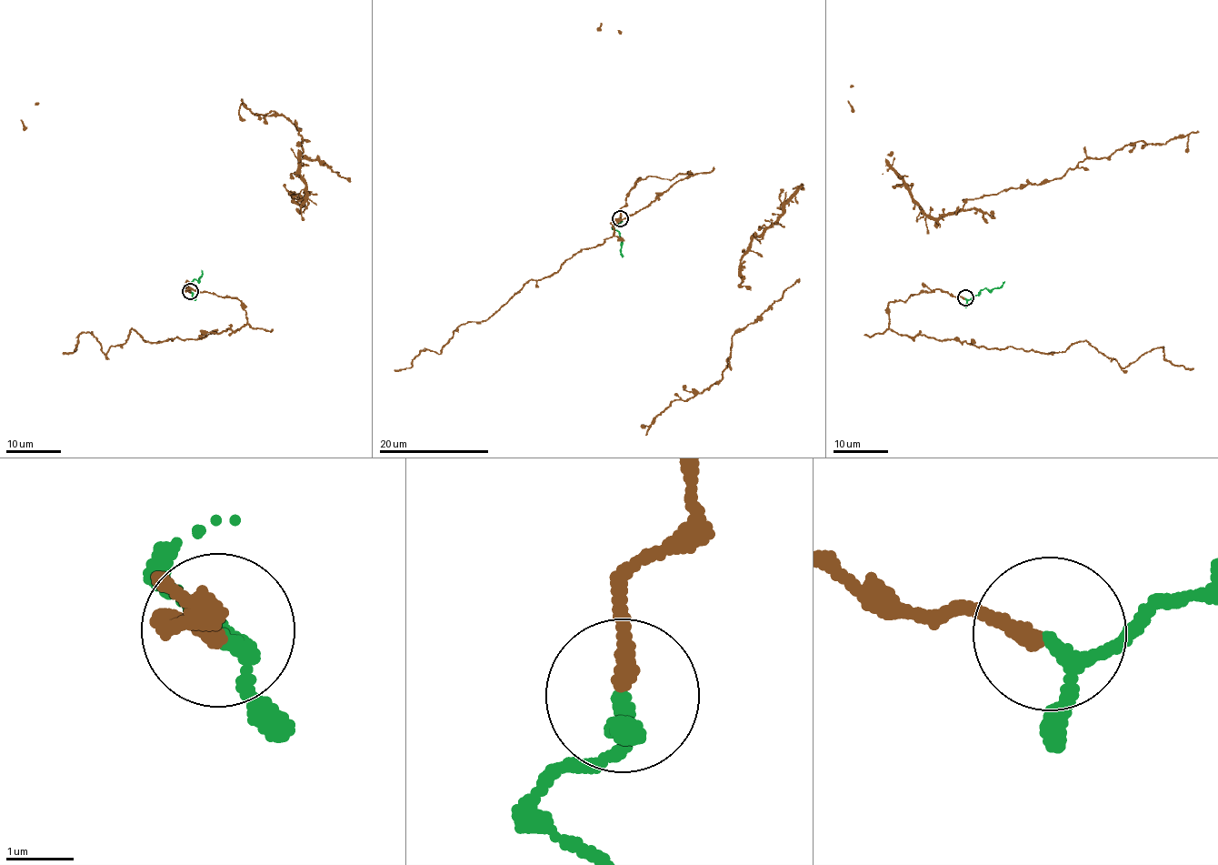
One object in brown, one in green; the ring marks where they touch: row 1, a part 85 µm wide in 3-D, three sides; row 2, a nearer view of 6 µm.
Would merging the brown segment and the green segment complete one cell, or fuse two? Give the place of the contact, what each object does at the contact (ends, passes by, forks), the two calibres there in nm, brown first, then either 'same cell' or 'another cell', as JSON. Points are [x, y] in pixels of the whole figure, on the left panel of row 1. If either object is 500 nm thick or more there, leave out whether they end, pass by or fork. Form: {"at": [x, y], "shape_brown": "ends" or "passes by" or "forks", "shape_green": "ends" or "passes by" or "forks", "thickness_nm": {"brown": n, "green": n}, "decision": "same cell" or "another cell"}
{"at": [190, 291], "shape_brown": "ends", "shape_green": "passes by", "thickness_nm": {"brown": 240, "green": 160}, "decision": "same cell"}

